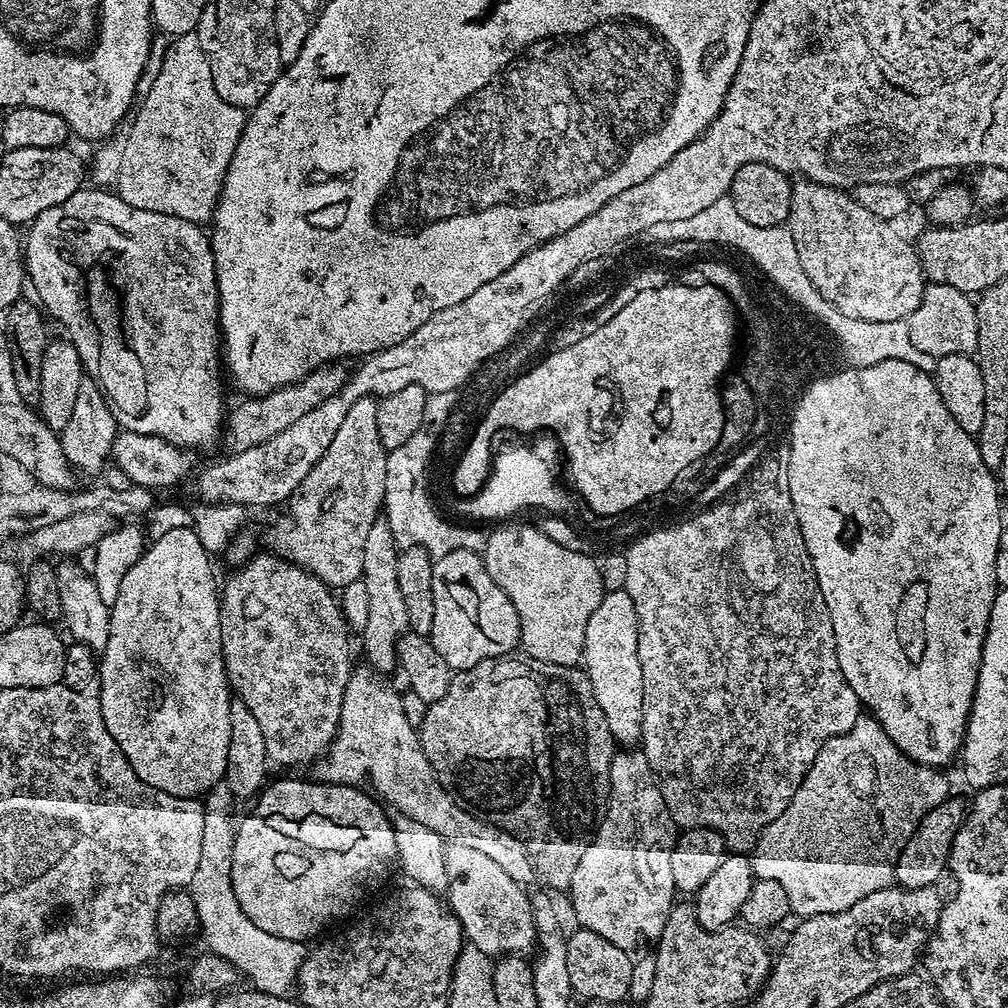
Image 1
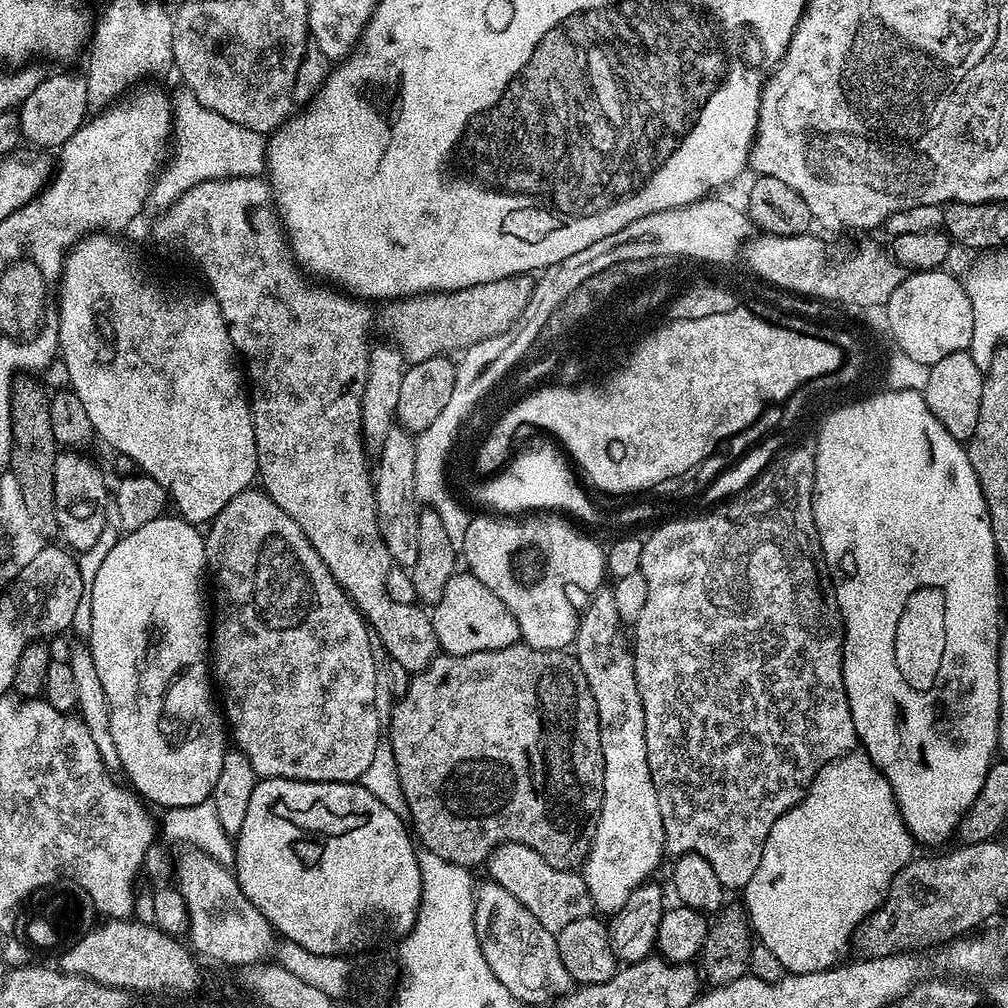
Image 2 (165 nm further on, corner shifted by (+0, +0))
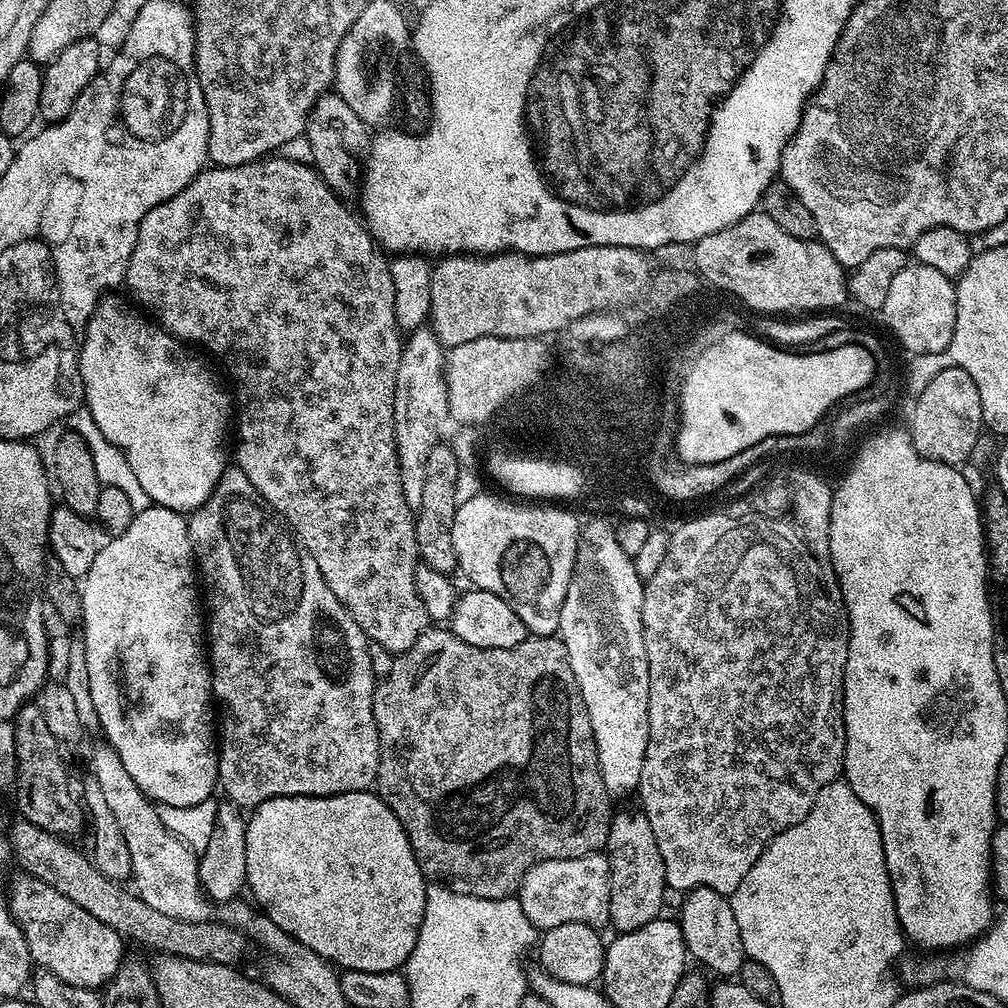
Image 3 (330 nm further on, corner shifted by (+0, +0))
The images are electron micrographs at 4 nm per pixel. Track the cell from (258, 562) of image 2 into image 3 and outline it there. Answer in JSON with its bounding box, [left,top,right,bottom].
[187,466,380,810]

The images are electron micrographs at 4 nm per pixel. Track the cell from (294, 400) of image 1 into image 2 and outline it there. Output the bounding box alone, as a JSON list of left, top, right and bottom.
[378,274,533,364]

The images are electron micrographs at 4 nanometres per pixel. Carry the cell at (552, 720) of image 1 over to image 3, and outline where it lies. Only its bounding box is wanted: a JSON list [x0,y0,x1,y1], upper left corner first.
[372,626,614,900]

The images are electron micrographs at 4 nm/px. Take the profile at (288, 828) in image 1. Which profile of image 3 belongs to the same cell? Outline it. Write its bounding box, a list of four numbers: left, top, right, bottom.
[246,791,426,971]

